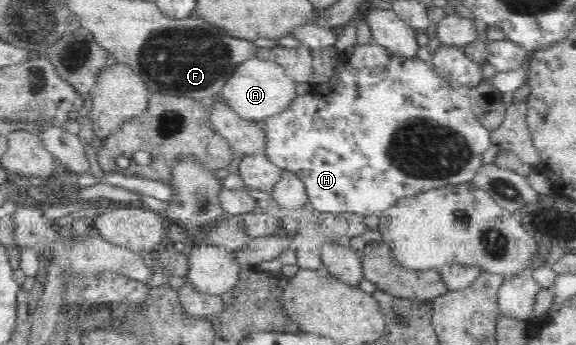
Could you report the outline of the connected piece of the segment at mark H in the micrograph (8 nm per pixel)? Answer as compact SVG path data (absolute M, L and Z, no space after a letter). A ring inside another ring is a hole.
M357 44L347 51L347 61L335 70L335 75L330 78L330 93L323 93L321 96L312 96L309 93L298 94L295 99L282 111L274 116L269 116L261 121L267 143L263 153L273 164L279 166L281 171L289 170L295 172L305 184L308 201L321 213L343 213L351 212L361 215L380 215L386 209L401 200L402 197L409 197L419 191L429 191L437 187L457 185L472 181L479 168L483 165L483 153L487 151L491 140L491 130L481 125L477 116L471 109L471 100L463 89L454 88L444 77L441 77L432 63L417 58L405 58L395 56L379 44Z

